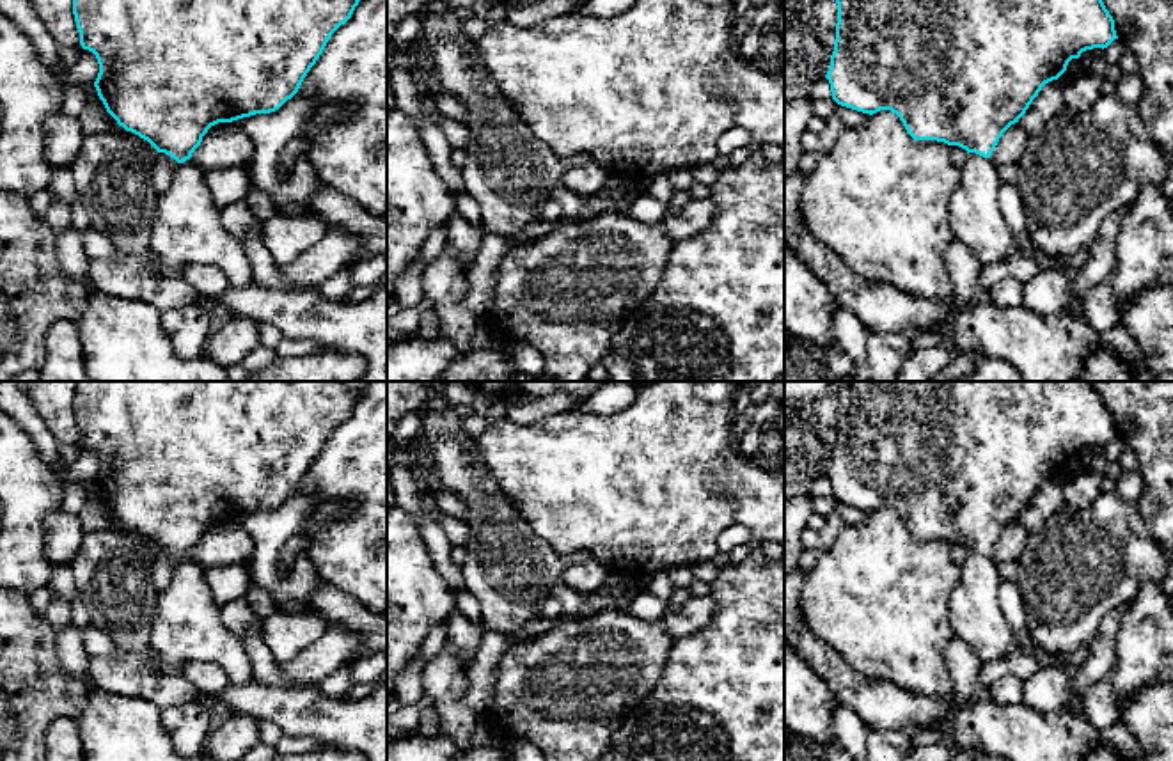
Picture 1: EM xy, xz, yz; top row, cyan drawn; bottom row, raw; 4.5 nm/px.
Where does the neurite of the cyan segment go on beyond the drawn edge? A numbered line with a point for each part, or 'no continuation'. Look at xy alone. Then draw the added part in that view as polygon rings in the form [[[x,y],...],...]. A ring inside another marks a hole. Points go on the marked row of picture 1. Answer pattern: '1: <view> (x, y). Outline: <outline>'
1: xy (187, 229). Outline: [[[193,160],[177,163],[158,206],[149,241],[149,259],[160,270],[181,271],[185,264],[218,264],[229,284],[252,284],[252,266],[241,243],[224,227],[204,169]]]

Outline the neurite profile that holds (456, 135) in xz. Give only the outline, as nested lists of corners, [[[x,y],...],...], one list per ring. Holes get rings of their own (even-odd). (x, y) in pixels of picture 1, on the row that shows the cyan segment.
[[[444,117],[440,128],[442,128],[451,149],[461,149],[461,151],[467,149],[468,131],[467,131],[465,124],[458,122],[454,119]]]

